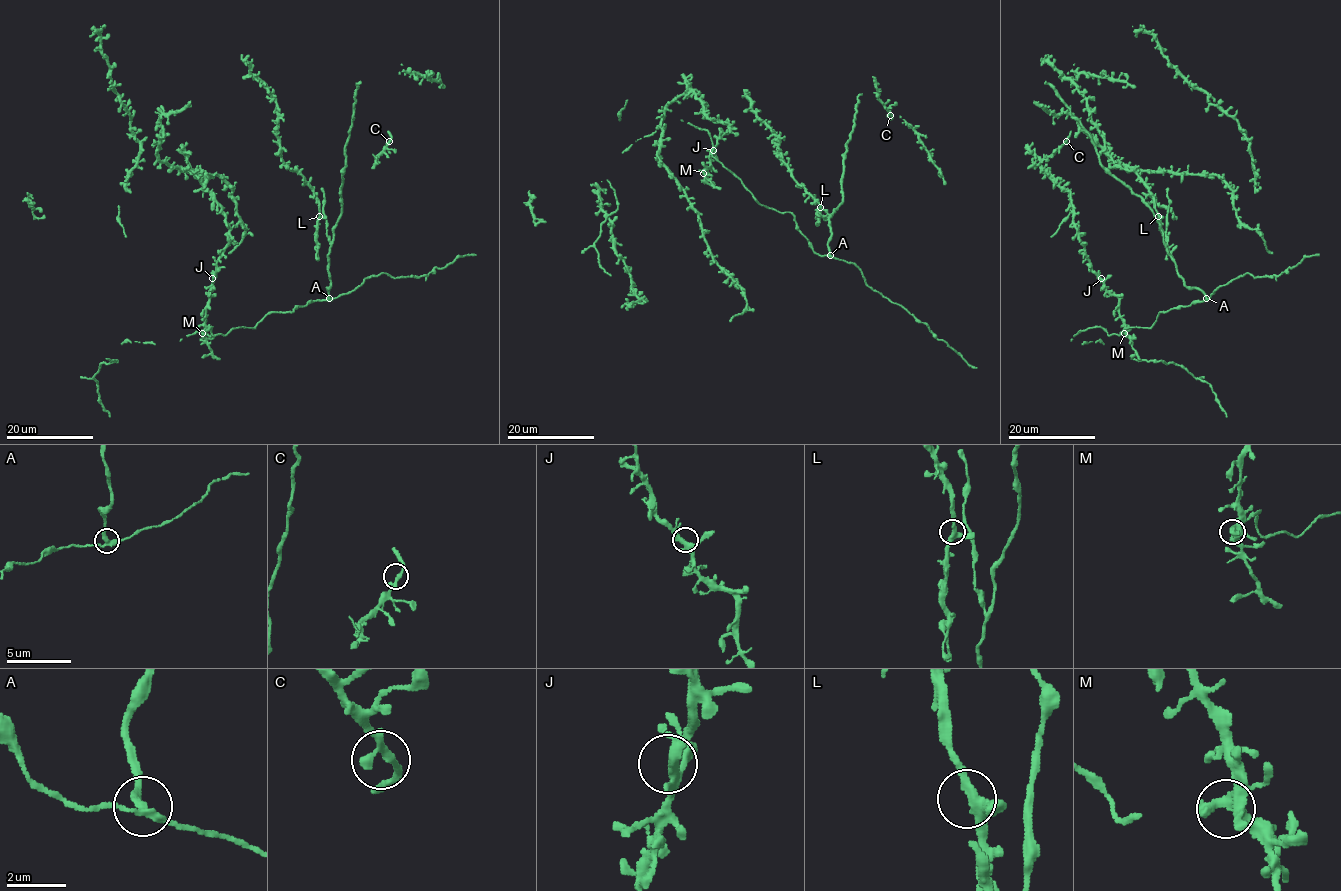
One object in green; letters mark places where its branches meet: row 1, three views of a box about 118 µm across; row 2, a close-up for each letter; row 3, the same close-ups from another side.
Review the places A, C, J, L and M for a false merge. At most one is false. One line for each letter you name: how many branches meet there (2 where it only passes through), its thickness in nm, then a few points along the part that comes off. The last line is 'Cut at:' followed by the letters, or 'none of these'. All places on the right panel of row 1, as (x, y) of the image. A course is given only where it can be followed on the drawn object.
A: 3 branches meet; 240 nm thick; foreign part runs (1207, 299), (1198, 289), (1186, 286), (1177, 271), (1152, 209), (1101, 165), (1091, 136), (1045, 81)
Cut at: A

